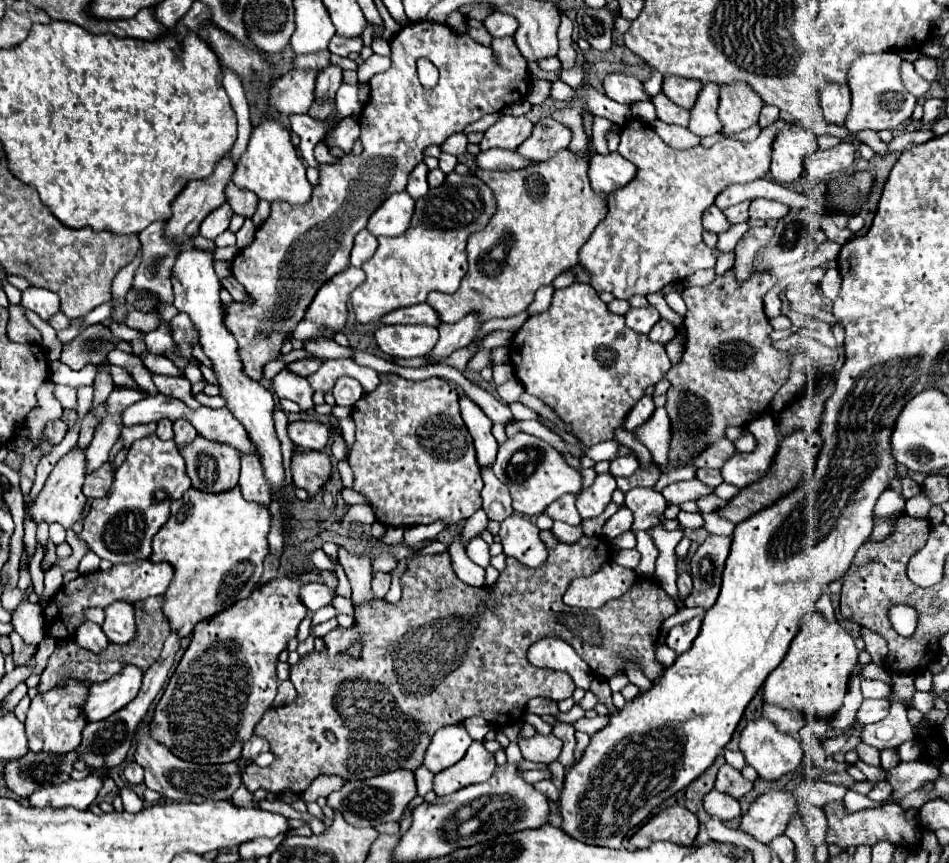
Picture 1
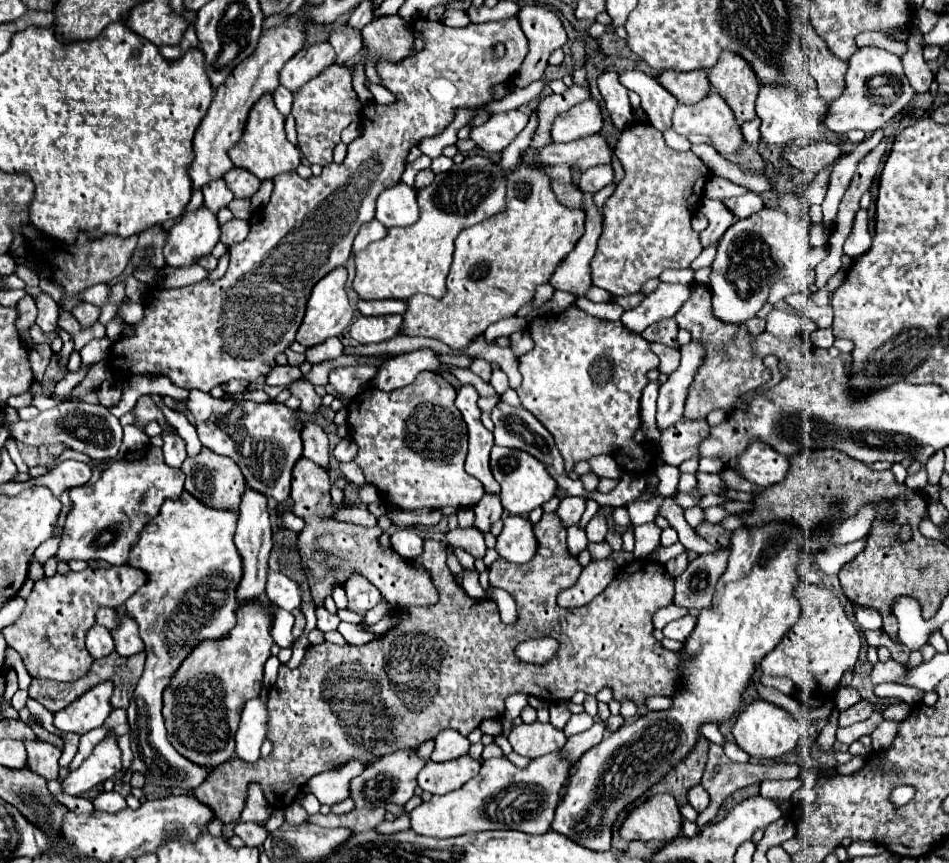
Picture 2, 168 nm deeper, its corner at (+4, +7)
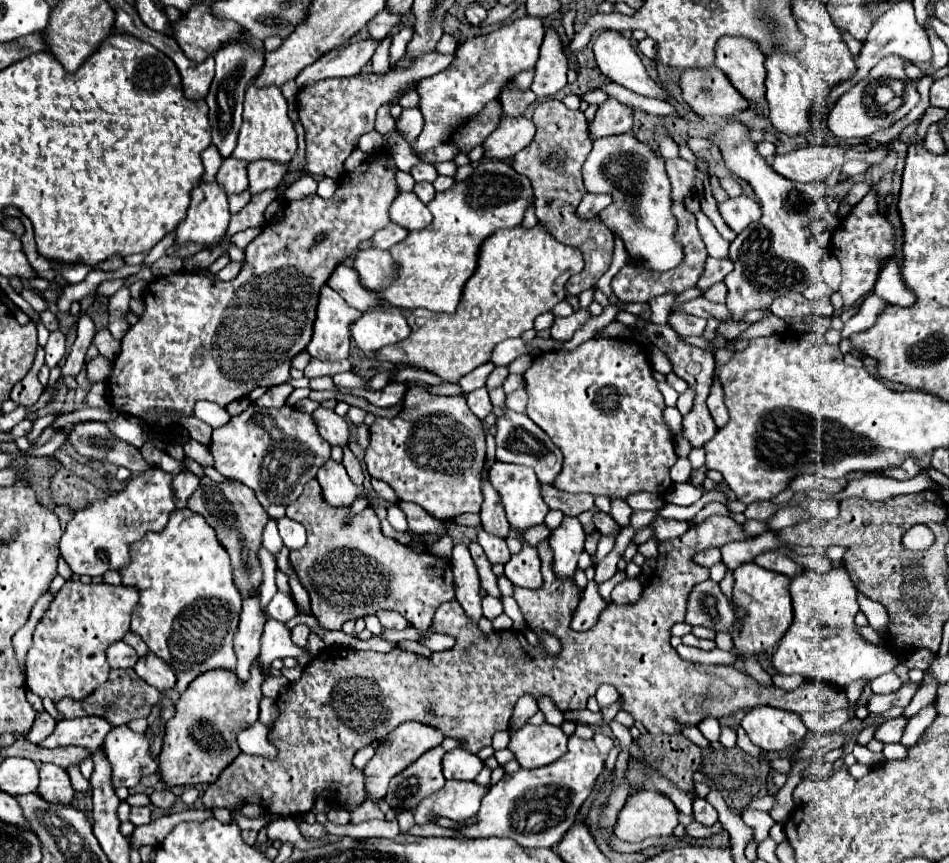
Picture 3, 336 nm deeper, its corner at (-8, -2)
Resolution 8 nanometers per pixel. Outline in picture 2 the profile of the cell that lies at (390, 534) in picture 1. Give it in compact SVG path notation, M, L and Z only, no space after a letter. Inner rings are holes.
M352 573L344 583L344 589L348 595L348 611L358 613L360 617L364 617L382 599L382 595L374 589L374 585L360 573Z

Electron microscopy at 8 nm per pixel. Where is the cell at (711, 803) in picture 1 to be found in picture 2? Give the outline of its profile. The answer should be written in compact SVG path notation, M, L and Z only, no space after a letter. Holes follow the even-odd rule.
M696 785L696 787L692 787L692 791L688 791L688 801L700 813L710 805L710 795L702 785Z

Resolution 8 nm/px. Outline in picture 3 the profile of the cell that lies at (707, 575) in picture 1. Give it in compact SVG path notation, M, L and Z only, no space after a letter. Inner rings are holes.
M706 580L694 586L688 598L686 624L704 626L714 632L728 632L734 622L734 612L728 606L720 586L712 580Z

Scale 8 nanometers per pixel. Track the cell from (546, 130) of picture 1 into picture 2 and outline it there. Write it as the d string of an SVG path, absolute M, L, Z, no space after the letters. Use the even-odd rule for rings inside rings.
M594 99L582 101L580 105L574 105L574 109L568 109L566 113L560 113L552 123L552 137L550 143L570 143L580 137L588 137L598 133L602 127L602 113Z

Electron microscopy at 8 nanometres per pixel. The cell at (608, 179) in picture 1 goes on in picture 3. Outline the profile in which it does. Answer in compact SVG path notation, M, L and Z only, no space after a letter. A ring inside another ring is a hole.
M586 194L582 198L582 202L576 208L576 216L582 220L592 220L600 214L600 210L604 210L608 204L612 202L612 198L608 198L606 194Z

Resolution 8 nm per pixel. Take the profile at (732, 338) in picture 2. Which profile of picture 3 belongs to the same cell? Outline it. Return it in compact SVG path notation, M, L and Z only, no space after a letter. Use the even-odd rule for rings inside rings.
M672 312L668 316L668 326L672 326L672 330L676 330L682 336L702 336L706 328L706 320L688 316L684 312Z

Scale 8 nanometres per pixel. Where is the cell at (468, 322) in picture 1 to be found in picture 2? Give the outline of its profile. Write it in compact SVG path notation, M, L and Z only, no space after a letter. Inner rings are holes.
M418 349L404 355L394 355L378 367L372 385L382 391L392 391L412 383L418 373L426 369L436 371L438 367L440 367L438 355L432 349Z

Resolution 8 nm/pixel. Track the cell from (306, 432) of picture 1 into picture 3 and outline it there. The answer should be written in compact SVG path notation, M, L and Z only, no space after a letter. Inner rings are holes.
M328 460L320 470L318 470L318 476L316 476L320 488L322 488L322 496L326 500L328 506L332 508L348 508L352 506L358 498L366 498L366 504L368 508L374 510L374 514L380 518L380 520L386 519L387 509L384 506L380 506L372 494L364 488L364 486L356 486L348 474L346 474L346 468L334 460Z

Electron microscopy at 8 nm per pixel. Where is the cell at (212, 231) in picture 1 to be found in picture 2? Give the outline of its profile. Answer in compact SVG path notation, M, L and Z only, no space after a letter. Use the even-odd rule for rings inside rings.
M224 179L212 181L212 185L206 185L202 193L204 193L204 207L210 209L214 215L218 215L218 211L234 199L232 191L224 185Z

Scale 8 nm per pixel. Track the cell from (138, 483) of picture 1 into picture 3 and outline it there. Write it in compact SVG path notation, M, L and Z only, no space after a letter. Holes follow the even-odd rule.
M152 468L130 480L126 490L108 496L106 500L92 502L84 510L78 510L62 534L58 554L78 576L86 574L96 578L106 570L118 570L124 566L124 562L128 562L128 550L132 542L140 540L146 532L156 532L166 526L170 512L174 512L170 482L172 474Z

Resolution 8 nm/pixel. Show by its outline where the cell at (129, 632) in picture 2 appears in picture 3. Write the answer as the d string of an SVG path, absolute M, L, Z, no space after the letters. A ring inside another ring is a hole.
M148 654L146 658L140 658L134 666L134 672L144 682L154 686L158 692L168 692L176 684L176 676L170 670L170 666L162 658L156 658L156 654Z

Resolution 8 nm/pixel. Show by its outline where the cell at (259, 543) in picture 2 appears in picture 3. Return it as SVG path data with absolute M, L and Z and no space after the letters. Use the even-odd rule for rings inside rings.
M252 594L252 596L244 598L238 632L234 636L234 652L238 658L236 676L240 680L250 678L250 668L252 668L254 660L260 656L262 630L264 630L264 616L260 614L258 594Z

